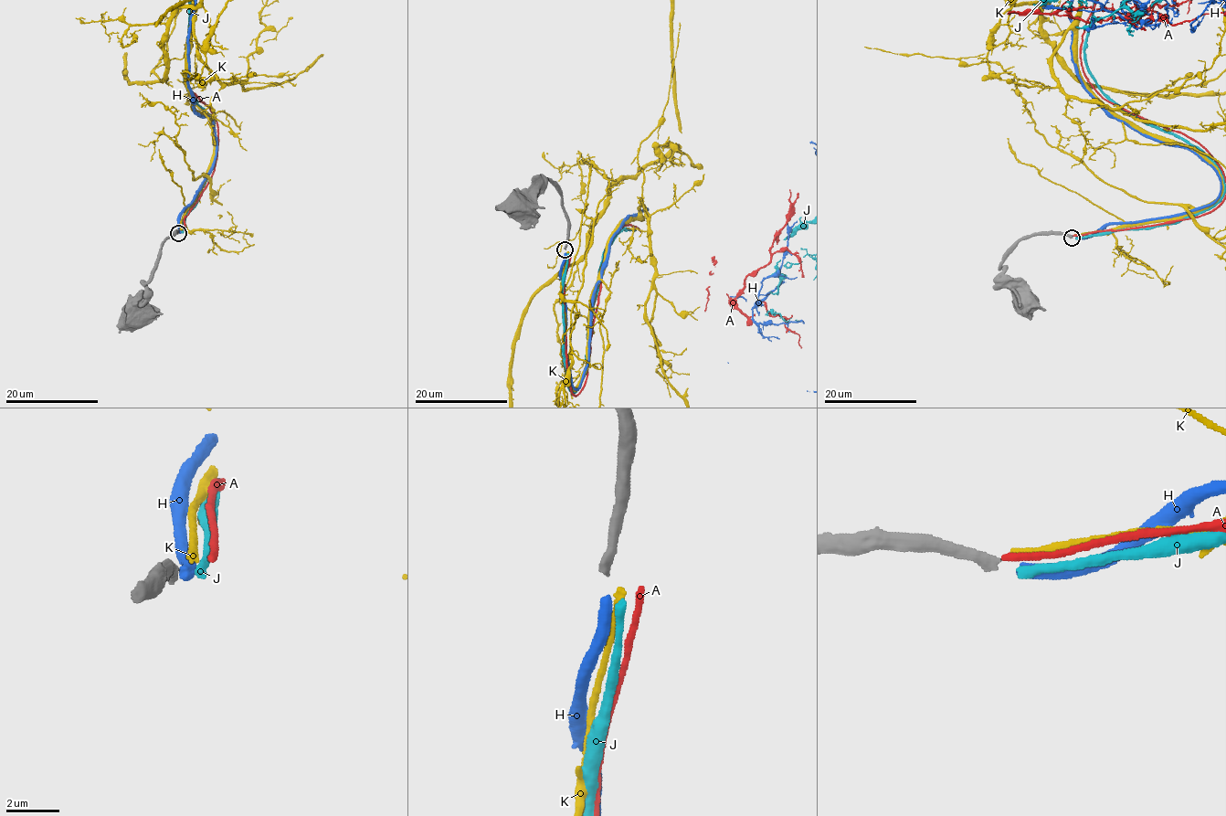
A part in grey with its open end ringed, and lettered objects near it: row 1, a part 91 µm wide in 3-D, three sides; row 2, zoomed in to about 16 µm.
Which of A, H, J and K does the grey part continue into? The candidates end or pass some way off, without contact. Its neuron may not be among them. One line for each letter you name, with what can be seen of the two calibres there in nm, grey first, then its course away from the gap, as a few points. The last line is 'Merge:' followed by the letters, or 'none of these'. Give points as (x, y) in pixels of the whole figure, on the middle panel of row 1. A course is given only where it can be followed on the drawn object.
H: 360 nm thick on the grey side, 400 nm on the other
Merge: H

